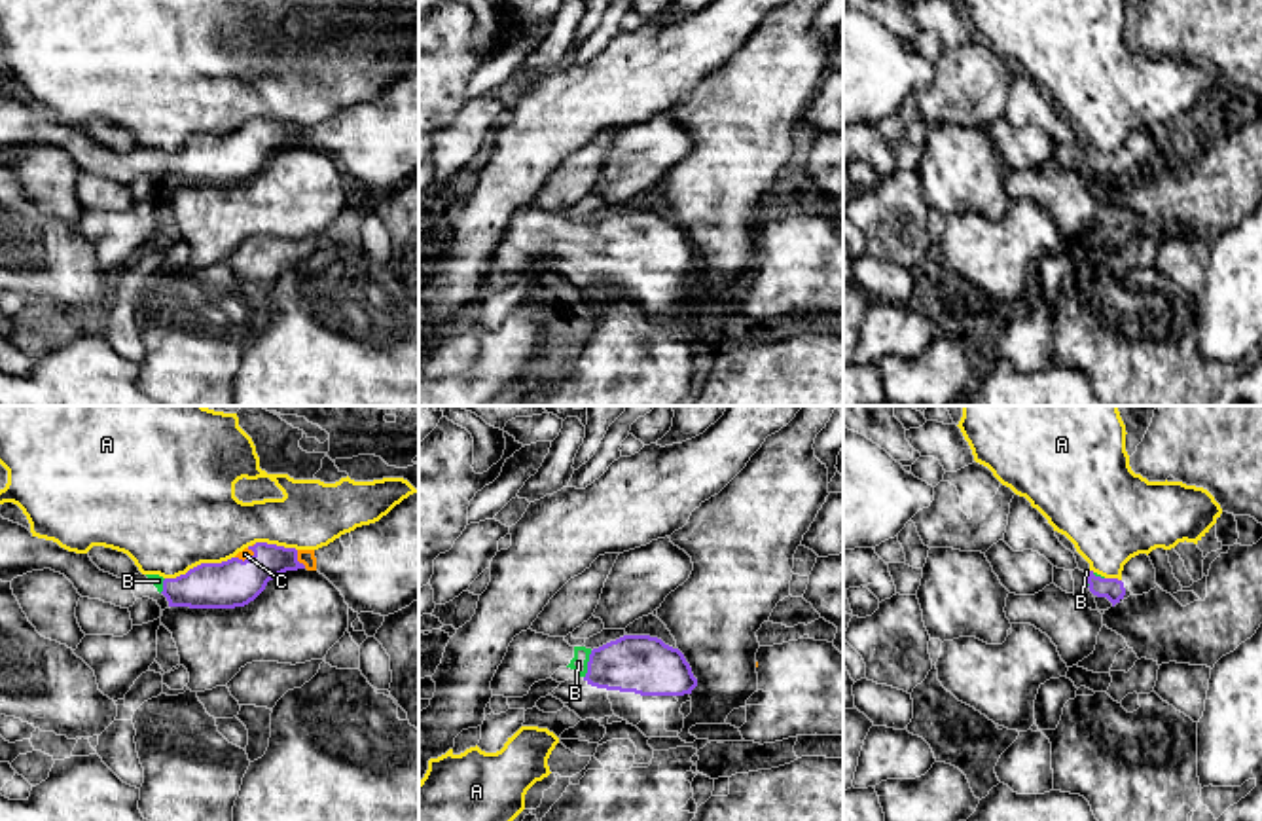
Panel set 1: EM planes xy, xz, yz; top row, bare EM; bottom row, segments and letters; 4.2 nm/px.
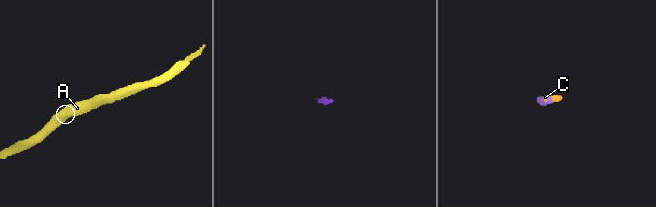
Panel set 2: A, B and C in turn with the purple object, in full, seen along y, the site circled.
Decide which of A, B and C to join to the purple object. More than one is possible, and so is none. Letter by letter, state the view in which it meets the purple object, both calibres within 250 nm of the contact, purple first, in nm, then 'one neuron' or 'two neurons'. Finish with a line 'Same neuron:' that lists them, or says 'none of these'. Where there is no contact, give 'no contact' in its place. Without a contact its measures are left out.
A: meets purple in xy; 200 nm thick on the purple side, 500 nm on the other; two neurons
B: meets purple in xz; 240 nm thick on the purple side, 70 nm on the other; one neuron
C: meets purple in xy; 180 nm thick on the purple side, 70 nm on the other; one neuron
Same neuron: B, C

